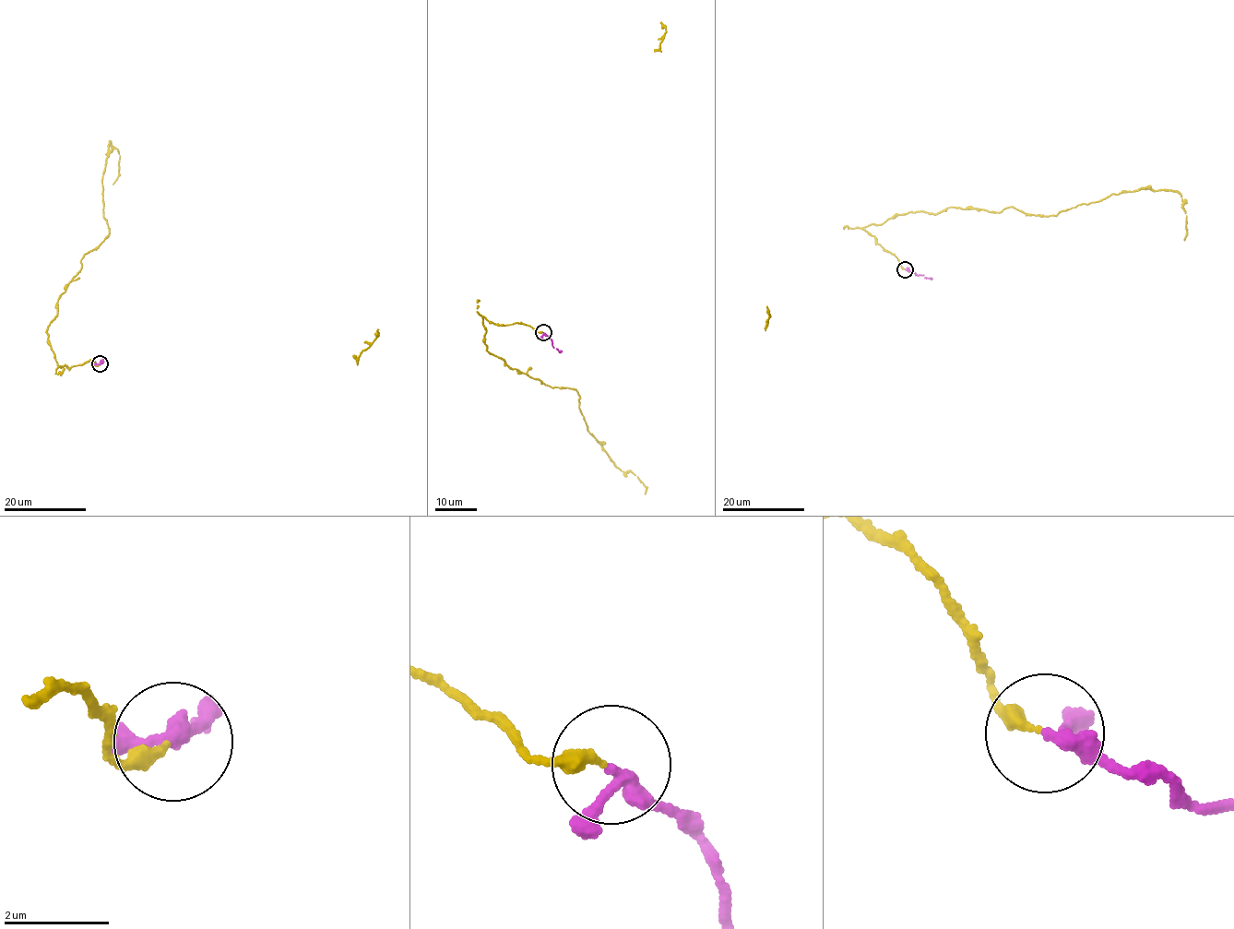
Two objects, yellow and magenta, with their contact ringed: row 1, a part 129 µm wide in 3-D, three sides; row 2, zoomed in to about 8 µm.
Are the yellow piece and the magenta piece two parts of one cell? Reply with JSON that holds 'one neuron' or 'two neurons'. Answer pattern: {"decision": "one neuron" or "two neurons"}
{"decision": "one neuron"}

